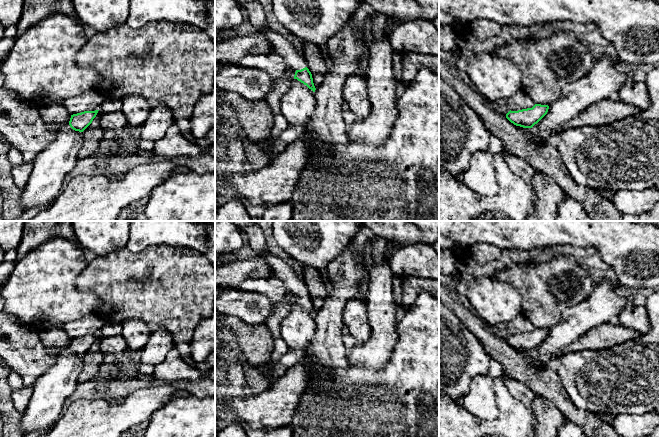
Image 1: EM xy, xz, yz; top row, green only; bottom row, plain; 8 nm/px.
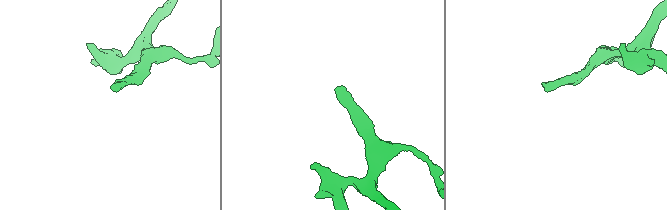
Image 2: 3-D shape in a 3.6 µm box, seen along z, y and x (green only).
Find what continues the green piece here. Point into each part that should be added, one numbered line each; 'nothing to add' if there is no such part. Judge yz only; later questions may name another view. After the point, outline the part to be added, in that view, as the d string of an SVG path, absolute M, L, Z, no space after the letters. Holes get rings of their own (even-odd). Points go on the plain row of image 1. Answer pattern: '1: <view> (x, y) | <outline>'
nothing to add

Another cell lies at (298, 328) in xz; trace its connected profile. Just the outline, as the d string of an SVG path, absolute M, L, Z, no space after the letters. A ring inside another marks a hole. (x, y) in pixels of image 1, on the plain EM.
M293 303L289 314L282 320L281 338L289 348L309 348L316 333L314 316L306 309Z

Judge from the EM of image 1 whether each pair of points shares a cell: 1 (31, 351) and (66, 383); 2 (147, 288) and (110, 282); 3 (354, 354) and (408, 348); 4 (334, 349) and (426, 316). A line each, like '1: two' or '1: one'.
1: two
2: one
3: two
4: two

